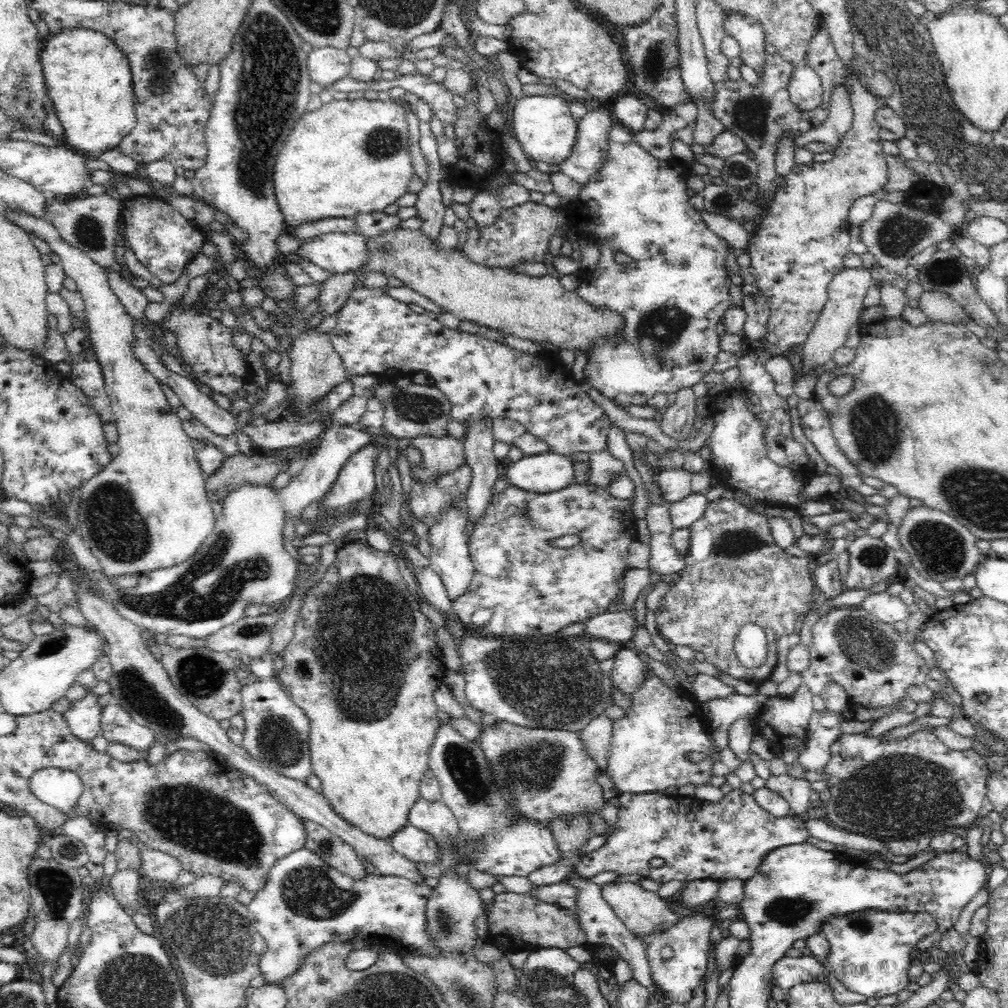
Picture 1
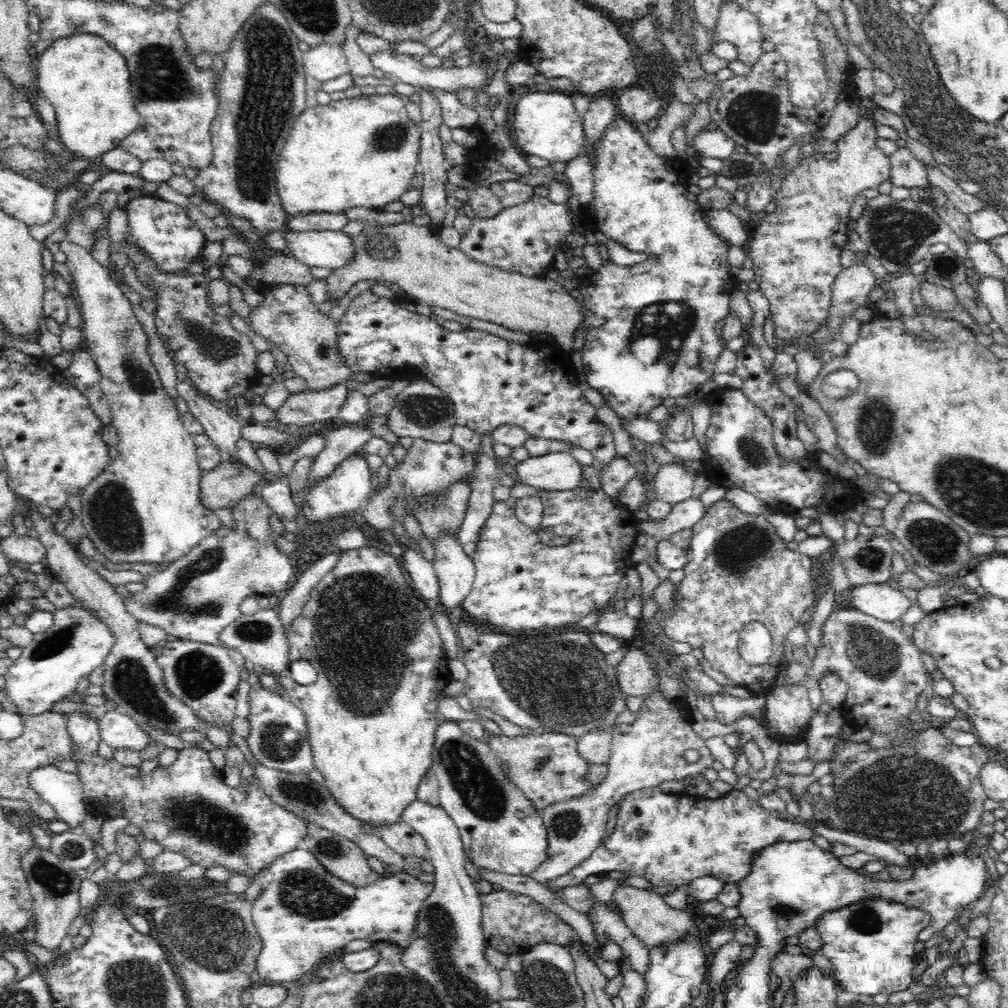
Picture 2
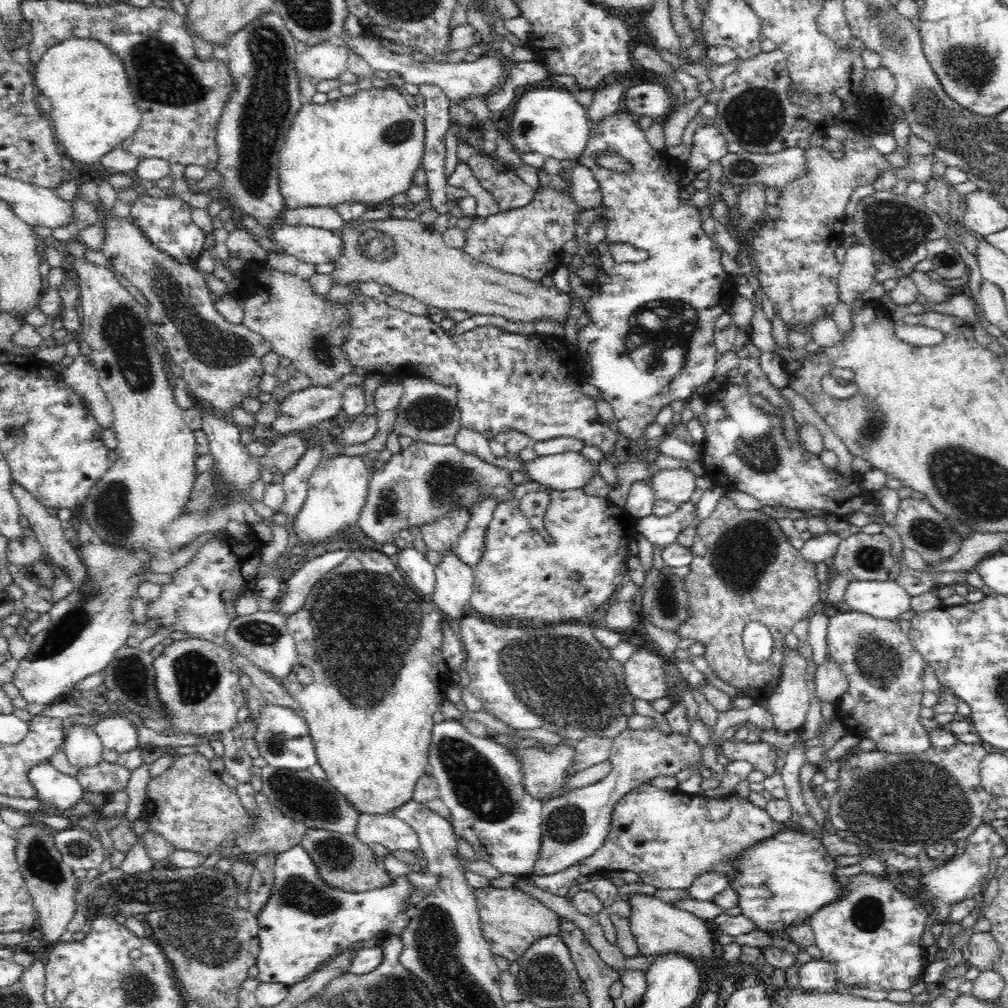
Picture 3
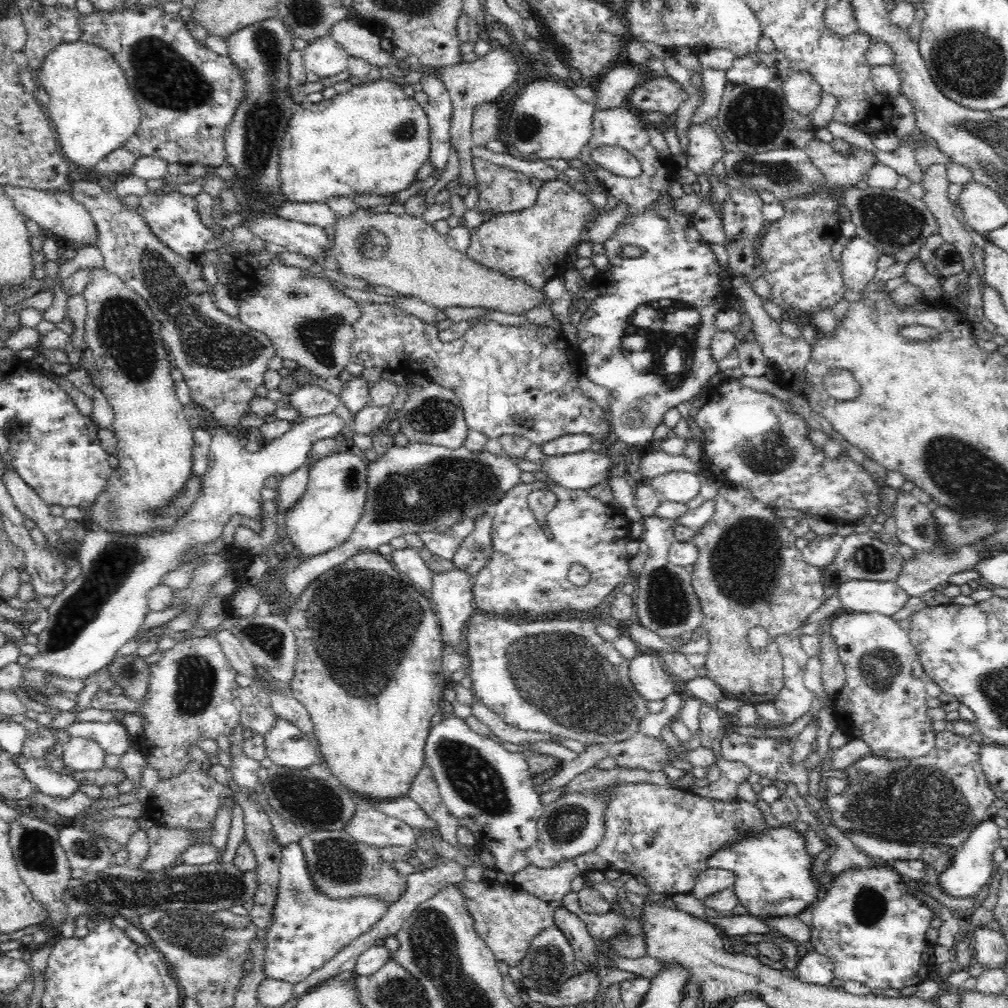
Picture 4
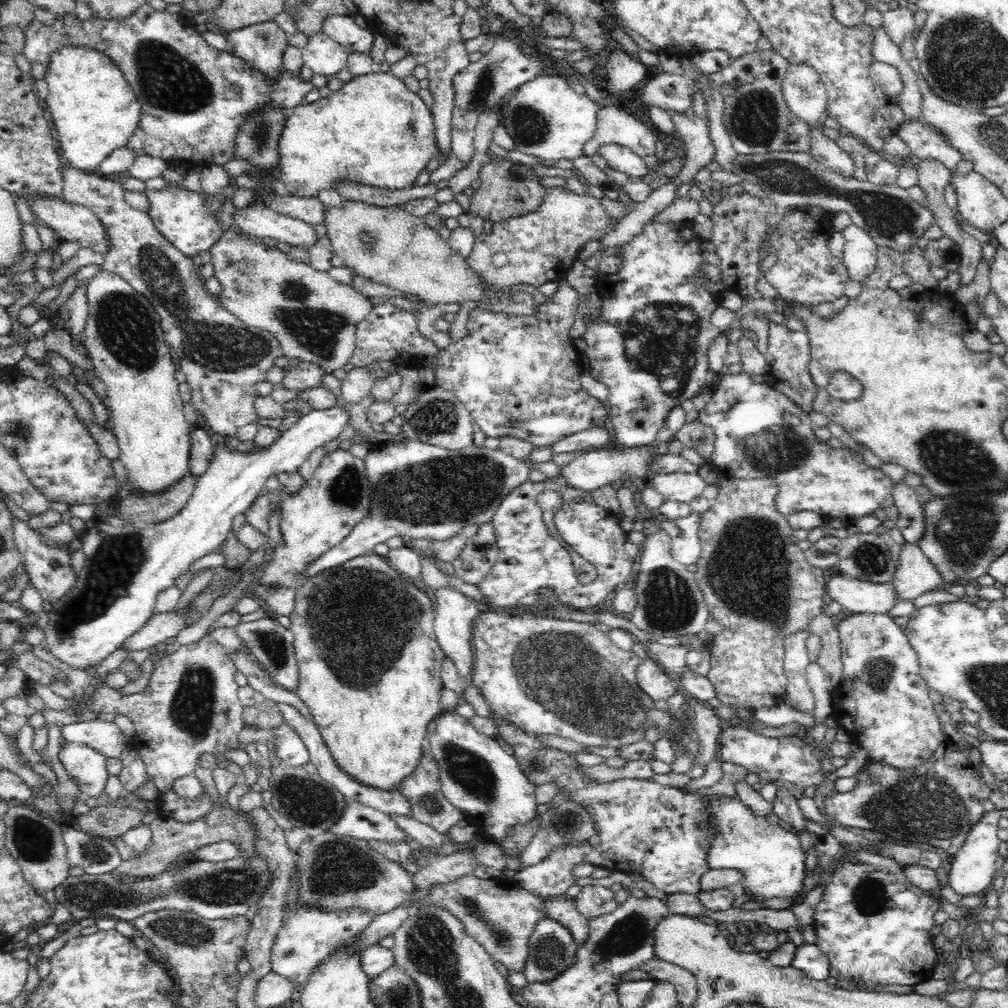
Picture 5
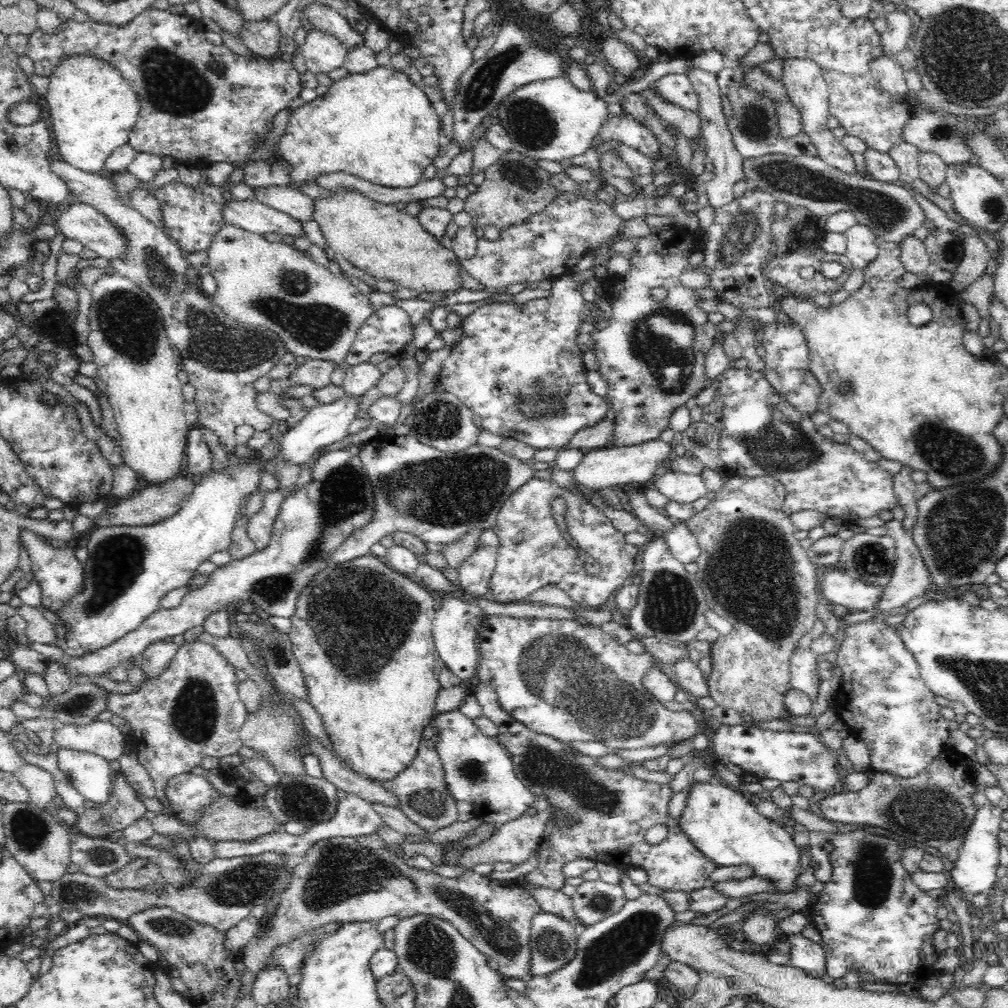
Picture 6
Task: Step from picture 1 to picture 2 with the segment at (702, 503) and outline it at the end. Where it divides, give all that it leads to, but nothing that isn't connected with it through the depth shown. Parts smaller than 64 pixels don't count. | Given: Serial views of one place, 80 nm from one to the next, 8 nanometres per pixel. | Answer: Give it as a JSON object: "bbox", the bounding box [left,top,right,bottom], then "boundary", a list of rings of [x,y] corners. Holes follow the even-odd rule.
{"bbox":[637,498,705,540],"boundary":[[[686,498],[673,506],[672,511],[662,521],[642,520],[637,526],[640,533],[646,533],[658,540],[669,539],[672,534],[691,529],[705,516],[705,507],[699,498]]]}

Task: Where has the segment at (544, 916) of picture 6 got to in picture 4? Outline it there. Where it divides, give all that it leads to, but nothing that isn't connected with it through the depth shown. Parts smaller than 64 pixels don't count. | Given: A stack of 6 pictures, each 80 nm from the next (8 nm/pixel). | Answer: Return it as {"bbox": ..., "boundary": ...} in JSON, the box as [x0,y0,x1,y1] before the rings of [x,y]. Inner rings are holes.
{"bbox":[518,924,580,994],"boundary":[[[556,924],[544,929],[542,933],[534,938],[518,967],[523,975],[523,981],[520,984],[523,990],[538,990],[550,994],[558,994],[560,986],[564,984],[563,982],[580,972],[571,942],[568,942],[568,939]]]}

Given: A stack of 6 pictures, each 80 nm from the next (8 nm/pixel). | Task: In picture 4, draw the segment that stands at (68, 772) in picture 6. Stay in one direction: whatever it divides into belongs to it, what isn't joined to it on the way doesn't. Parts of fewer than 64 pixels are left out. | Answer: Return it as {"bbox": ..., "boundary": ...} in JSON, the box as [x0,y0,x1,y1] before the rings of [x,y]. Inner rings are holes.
{"bbox":[63,737,105,772],"boundary":[[[72,737],[63,753],[65,769],[80,772],[100,771],[105,768],[105,751],[94,740]]]}

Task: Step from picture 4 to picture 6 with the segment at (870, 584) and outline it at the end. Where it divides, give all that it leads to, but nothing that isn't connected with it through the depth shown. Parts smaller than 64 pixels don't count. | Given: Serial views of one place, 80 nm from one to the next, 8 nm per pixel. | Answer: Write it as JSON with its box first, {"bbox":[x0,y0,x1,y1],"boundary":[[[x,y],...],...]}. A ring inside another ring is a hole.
{"bbox":[821,567,883,611],"boundary":[[[827,567],[821,578],[822,596],[851,611],[875,610],[883,593],[882,586],[872,586],[848,576],[839,567]]]}

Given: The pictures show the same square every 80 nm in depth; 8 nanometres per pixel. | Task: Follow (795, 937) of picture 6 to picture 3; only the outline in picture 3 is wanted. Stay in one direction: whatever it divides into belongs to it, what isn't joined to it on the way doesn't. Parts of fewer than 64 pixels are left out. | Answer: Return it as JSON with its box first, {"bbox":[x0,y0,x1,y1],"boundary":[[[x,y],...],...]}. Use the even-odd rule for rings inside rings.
{"bbox":[798,959,837,994],"boundary":[[[812,959],[803,964],[798,972],[799,988],[811,994],[832,994],[837,976],[834,965],[824,959]]]}

